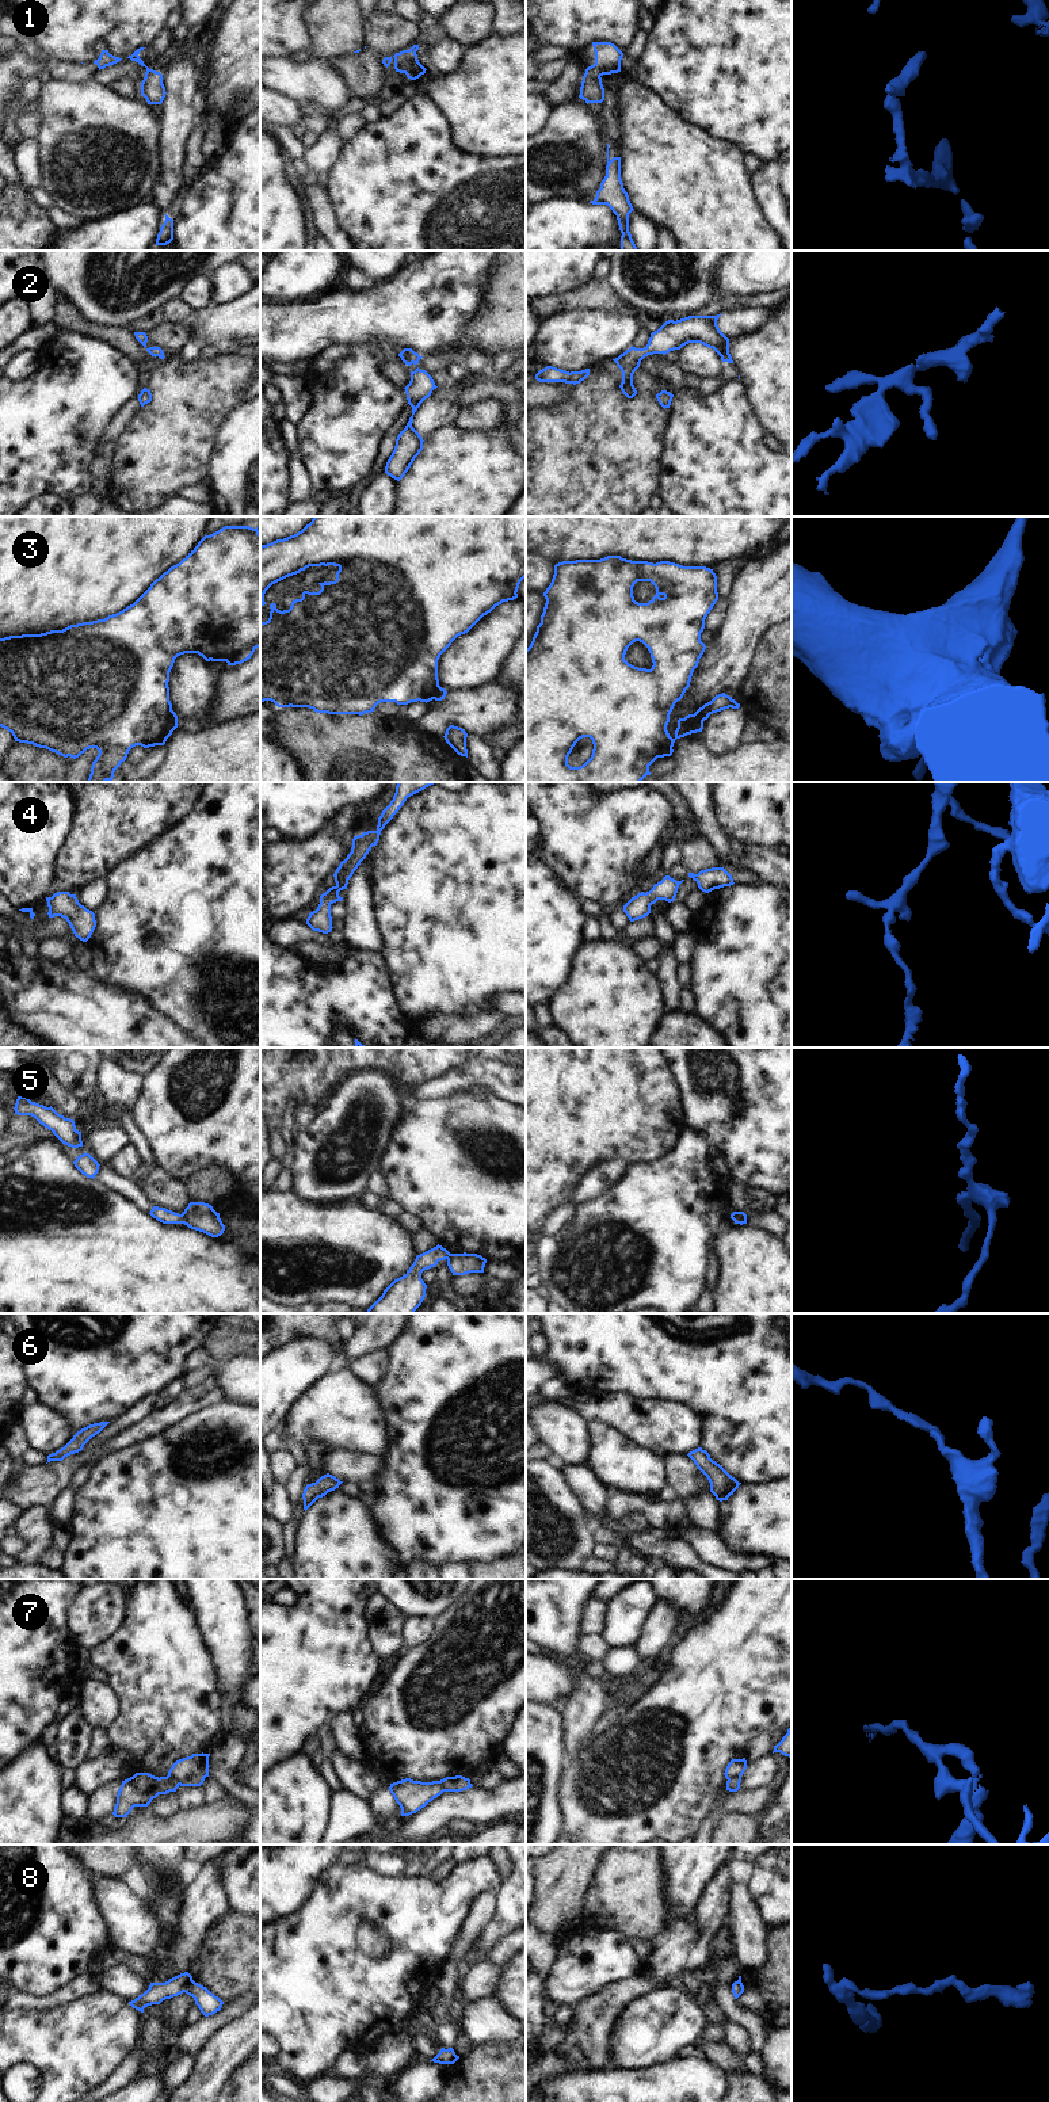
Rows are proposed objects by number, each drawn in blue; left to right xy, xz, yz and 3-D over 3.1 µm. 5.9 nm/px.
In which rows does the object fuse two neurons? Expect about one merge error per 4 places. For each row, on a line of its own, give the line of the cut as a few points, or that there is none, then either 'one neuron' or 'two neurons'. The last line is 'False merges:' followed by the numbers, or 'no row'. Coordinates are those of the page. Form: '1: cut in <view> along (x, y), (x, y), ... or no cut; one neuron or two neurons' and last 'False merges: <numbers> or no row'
1: no cut; one neuron
2: no cut; one neuron
3: cut in xz along (439, 686), (433, 698); two neurons
4: no cut; one neuron
5: cut in xy along (182, 1213), (180, 1223); two neurons
6: no cut; one neuron
7: cut in yz along (740, 1776), (728, 1780); two neurons
8: no cut; one neuron
False merges: 3, 5, 7

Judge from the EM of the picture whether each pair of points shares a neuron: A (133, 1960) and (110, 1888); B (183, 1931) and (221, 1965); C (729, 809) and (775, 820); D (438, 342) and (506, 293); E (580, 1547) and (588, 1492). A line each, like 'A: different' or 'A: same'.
A: different
B: different
C: same
D: different
E: different

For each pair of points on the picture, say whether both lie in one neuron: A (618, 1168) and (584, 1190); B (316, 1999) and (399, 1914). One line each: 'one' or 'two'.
A: one
B: one

